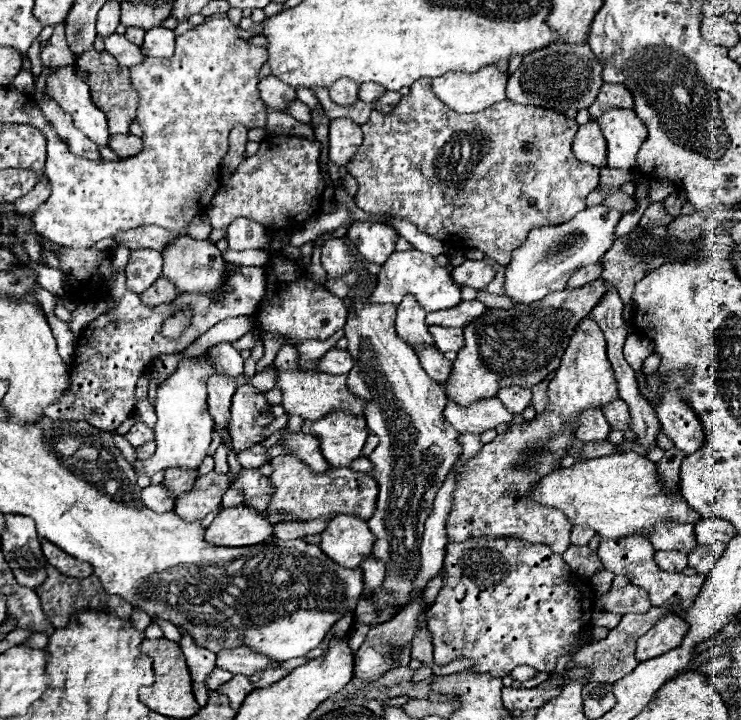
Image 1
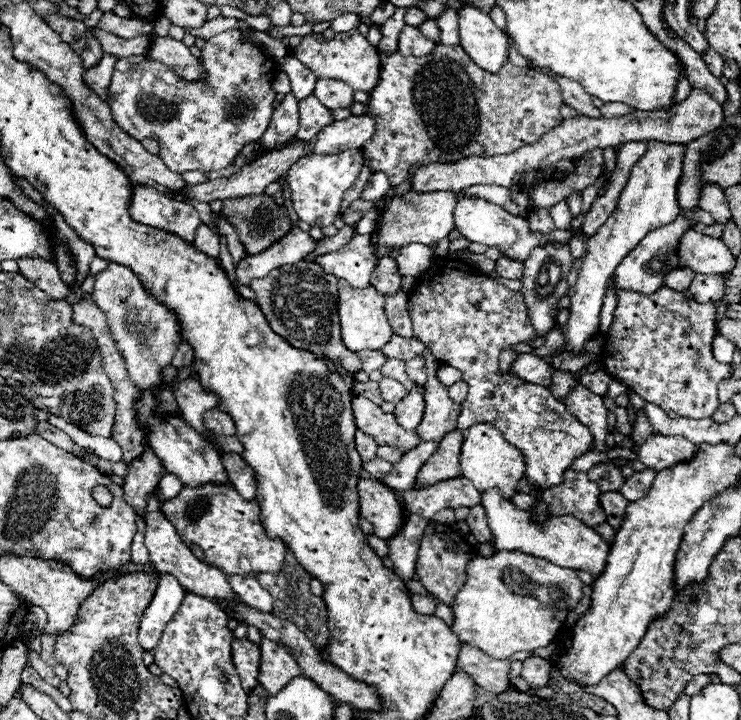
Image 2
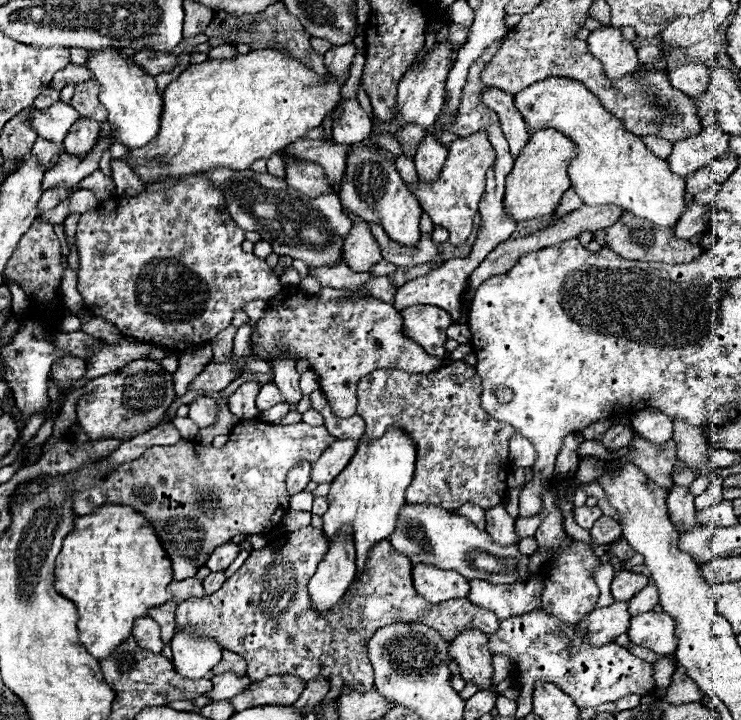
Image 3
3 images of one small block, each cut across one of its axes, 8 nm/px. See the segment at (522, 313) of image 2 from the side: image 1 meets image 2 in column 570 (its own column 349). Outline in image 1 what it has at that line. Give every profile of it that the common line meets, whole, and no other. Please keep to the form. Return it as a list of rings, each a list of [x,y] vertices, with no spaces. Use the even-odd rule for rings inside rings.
[[[332,412],[332,414],[328,414],[328,416],[324,416],[322,420],[316,420],[316,422],[304,422],[304,424],[302,424],[302,432],[318,438],[320,450],[322,450],[324,458],[328,460],[328,464],[330,464],[332,468],[350,466],[352,460],[360,458],[360,452],[362,452],[362,448],[364,448],[366,438],[368,438],[366,420],[364,420],[364,418],[350,416],[350,414],[342,414],[342,412]]]

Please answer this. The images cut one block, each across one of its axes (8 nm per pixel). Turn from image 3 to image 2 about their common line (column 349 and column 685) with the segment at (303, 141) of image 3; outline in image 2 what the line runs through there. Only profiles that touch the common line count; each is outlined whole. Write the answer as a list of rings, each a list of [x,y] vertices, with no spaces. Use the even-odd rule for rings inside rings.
[[[648,142],[650,148],[646,154],[634,164],[628,184],[624,186],[618,206],[612,212],[610,220],[602,224],[602,228],[586,242],[586,252],[582,258],[574,260],[574,268],[568,276],[568,296],[572,298],[570,306],[570,320],[562,326],[562,334],[570,340],[566,346],[568,352],[584,352],[584,342],[588,342],[598,332],[602,298],[606,294],[606,282],[622,258],[654,228],[670,224],[682,210],[676,200],[678,180],[682,176],[682,160],[686,146],[684,144],[662,144],[662,142]]]

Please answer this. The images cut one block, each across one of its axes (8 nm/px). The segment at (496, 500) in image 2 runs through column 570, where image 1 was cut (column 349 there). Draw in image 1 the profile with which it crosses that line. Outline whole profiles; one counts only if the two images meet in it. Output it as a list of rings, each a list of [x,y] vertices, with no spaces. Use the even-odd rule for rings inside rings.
[[[336,516],[334,520],[330,520],[330,524],[326,526],[326,530],[322,532],[320,548],[322,548],[322,552],[328,558],[332,558],[342,568],[358,568],[360,562],[362,562],[362,558],[372,554],[374,542],[376,542],[376,536],[370,532],[366,520],[362,520],[358,516]]]

